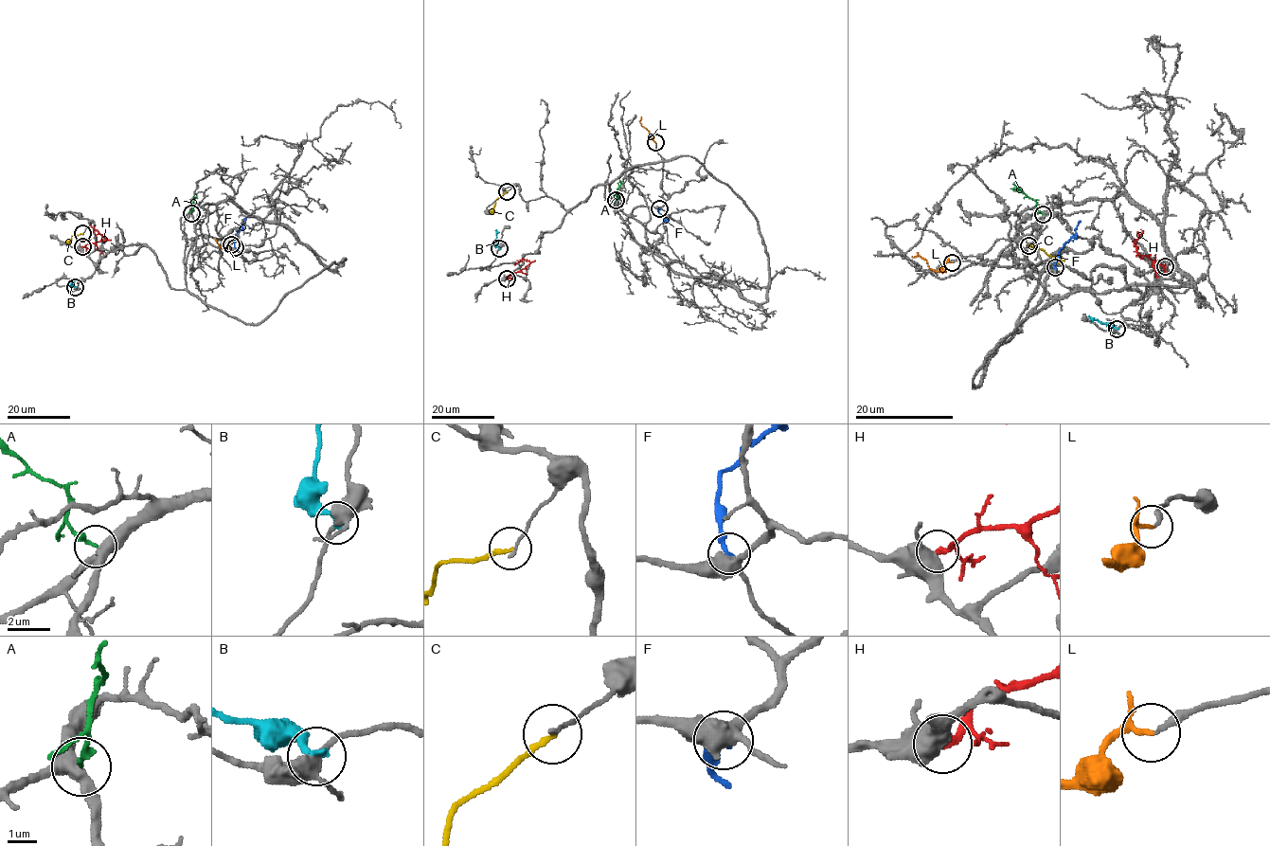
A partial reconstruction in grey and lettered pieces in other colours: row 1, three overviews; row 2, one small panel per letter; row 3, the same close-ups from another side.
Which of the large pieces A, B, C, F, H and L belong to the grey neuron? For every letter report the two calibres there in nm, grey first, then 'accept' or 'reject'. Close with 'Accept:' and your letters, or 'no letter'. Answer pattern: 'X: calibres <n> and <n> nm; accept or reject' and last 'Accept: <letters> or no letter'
A: calibres 360 and 240 nm; accept
B: calibres 400 and 260 nm; reject
C: calibres 120 and 190 nm; reject
F: calibres 440 and 240 nm; reject
H: calibres 700 and 180 nm; reject
L: calibres 190 and 120 nm; accept
Accept: A, L

